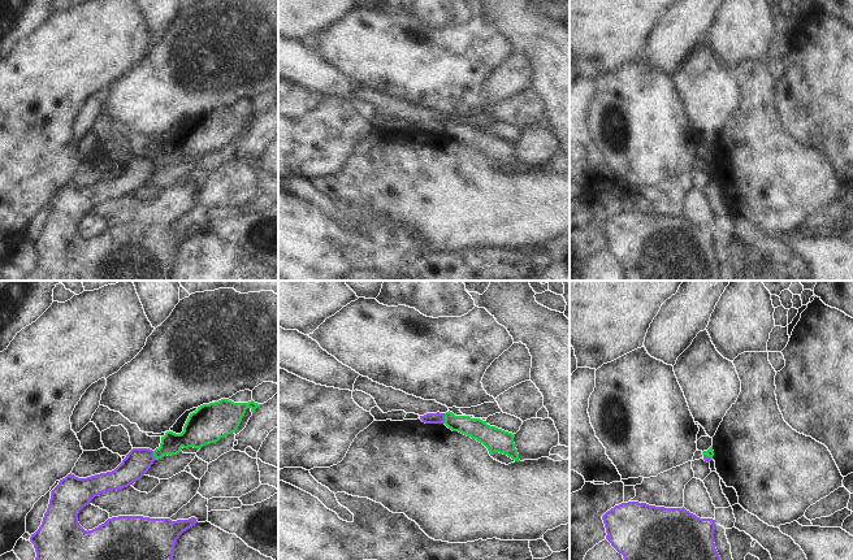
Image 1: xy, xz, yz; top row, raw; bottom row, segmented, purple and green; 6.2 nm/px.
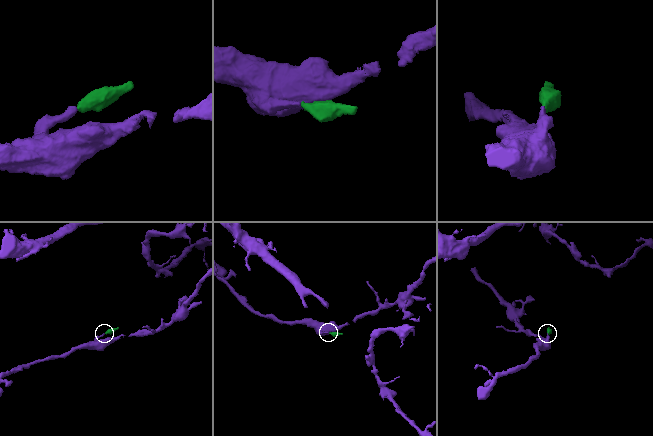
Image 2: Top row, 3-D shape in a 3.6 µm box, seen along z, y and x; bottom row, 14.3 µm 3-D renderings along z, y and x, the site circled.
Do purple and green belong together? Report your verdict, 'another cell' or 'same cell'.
another cell

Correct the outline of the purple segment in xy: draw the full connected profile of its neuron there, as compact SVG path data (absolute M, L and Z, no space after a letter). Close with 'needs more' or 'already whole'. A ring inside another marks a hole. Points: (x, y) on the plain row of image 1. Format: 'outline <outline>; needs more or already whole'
outline M133 157L112 181L78 187L68 183L51 200L51 208L42 234L31 243L36 266L22 281L170 281L174 253L179 244L198 230L172 230L143 225L118 225L108 227L92 239L85 239L78 231L79 220L90 210L112 199L121 199L140 188L155 170L150 157Z; already whole

